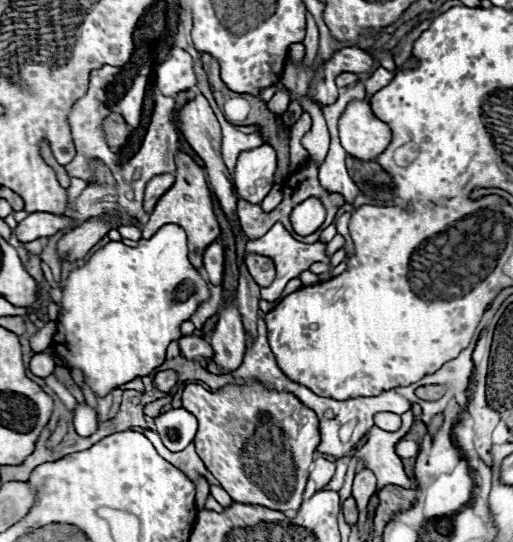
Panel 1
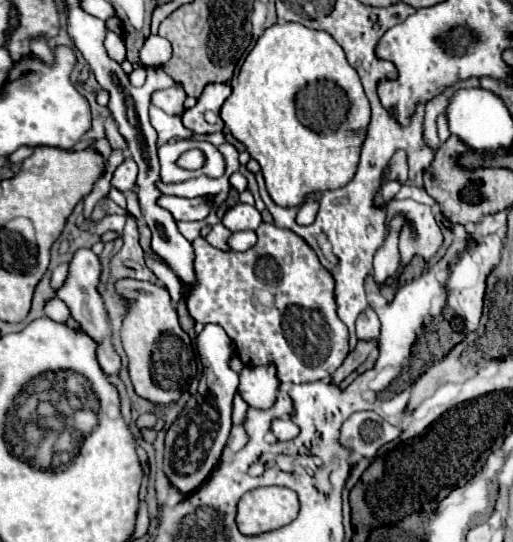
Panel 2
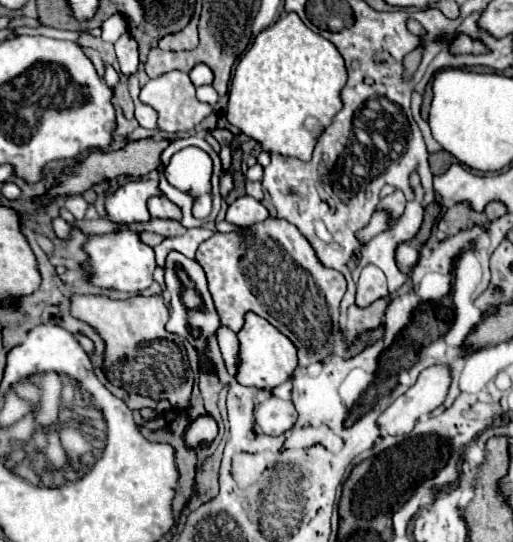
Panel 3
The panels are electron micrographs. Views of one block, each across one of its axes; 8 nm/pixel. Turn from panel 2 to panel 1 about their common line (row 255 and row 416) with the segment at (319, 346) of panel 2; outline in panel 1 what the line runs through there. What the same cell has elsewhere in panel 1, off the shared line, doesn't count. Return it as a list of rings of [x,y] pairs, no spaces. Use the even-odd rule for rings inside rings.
[[[258,382],[226,386],[216,394],[198,384],[188,384],[182,394],[182,406],[198,418],[198,432],[194,436],[198,456],[234,502],[264,506],[278,512],[300,508],[308,480],[308,466],[316,452],[316,444],[320,444],[318,418],[310,408],[304,408],[296,396],[288,392],[270,392]]]

